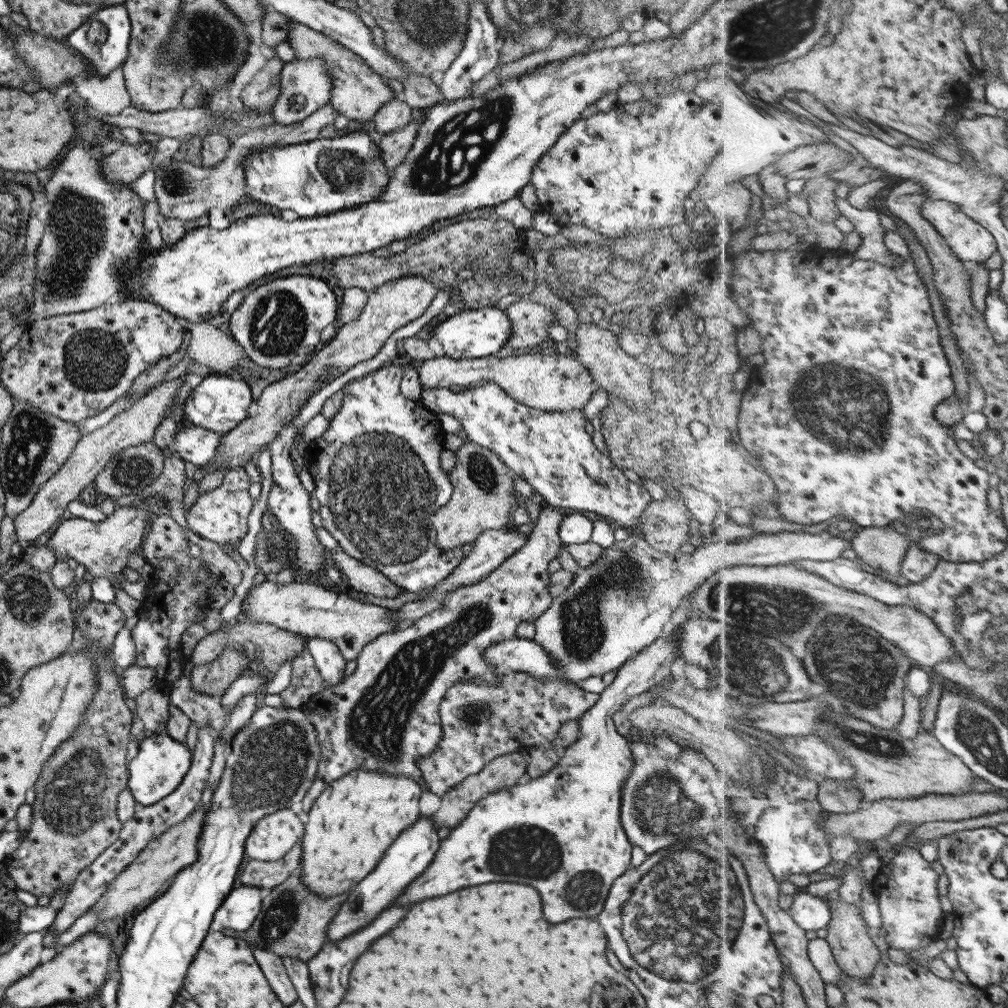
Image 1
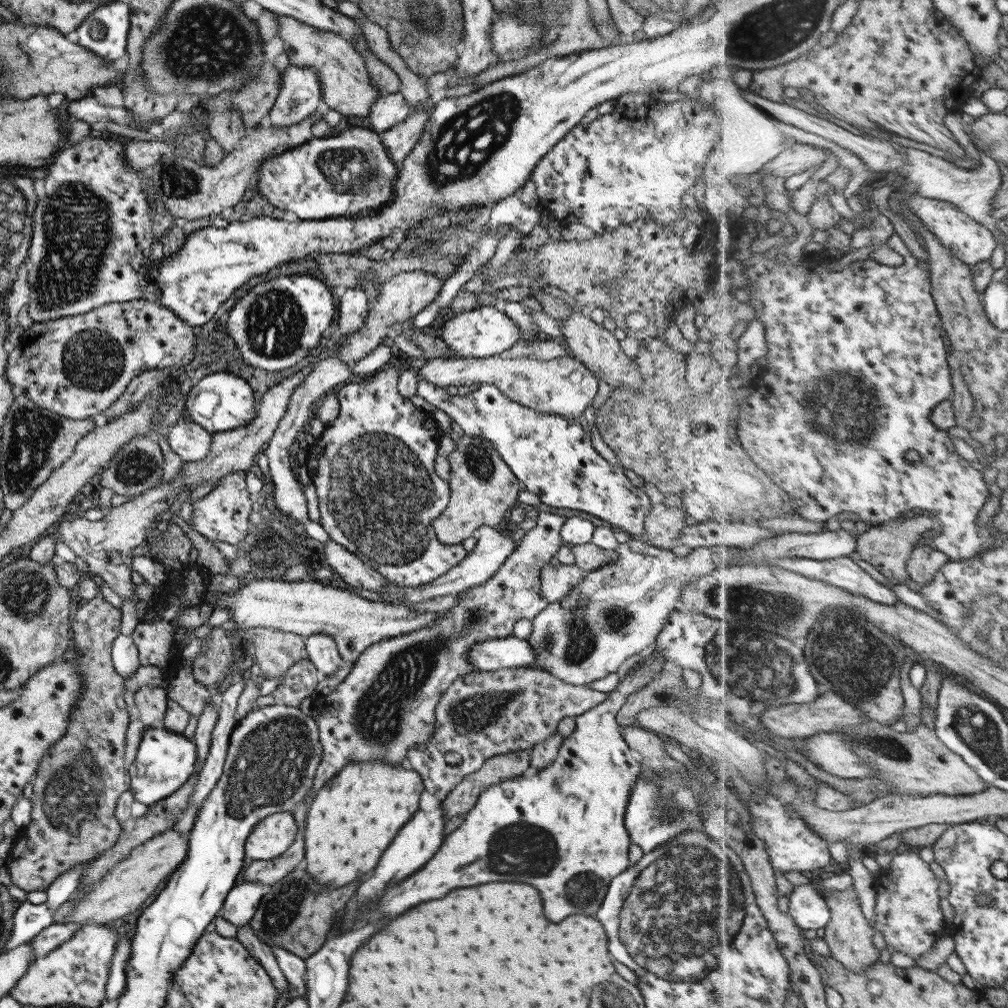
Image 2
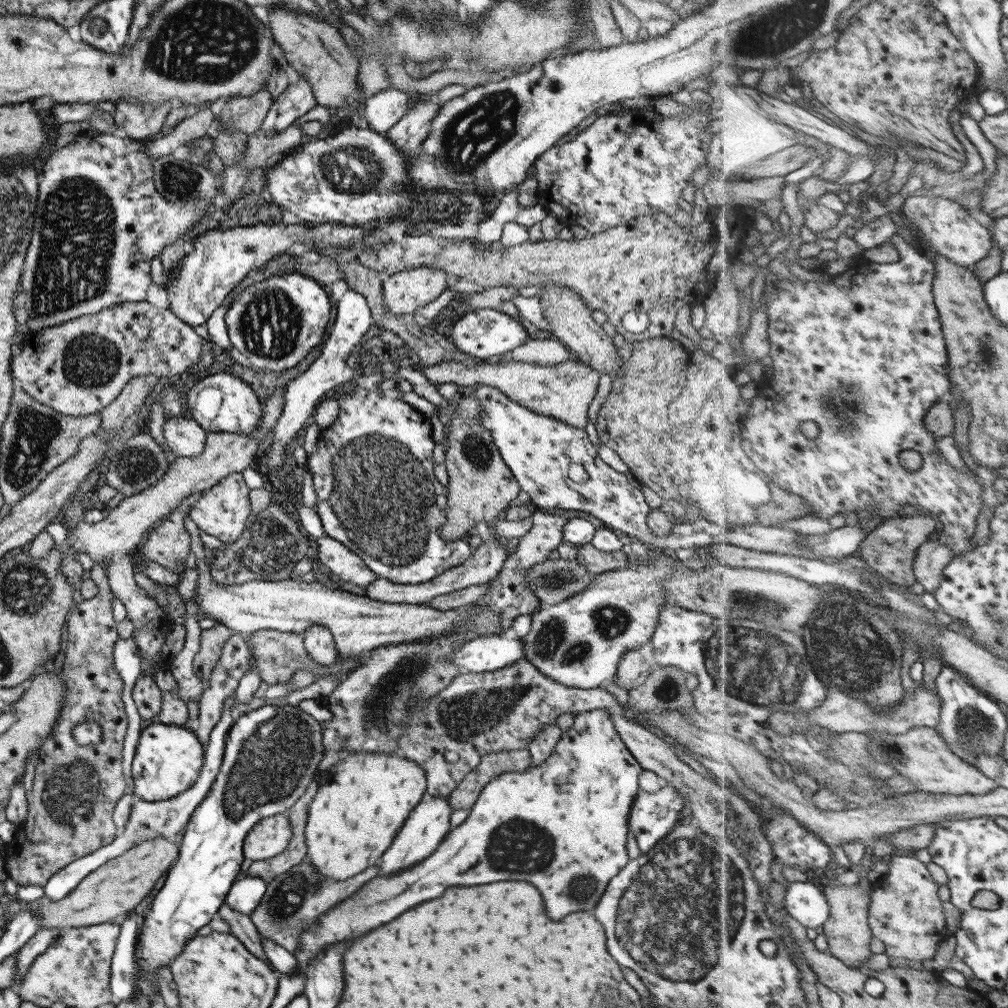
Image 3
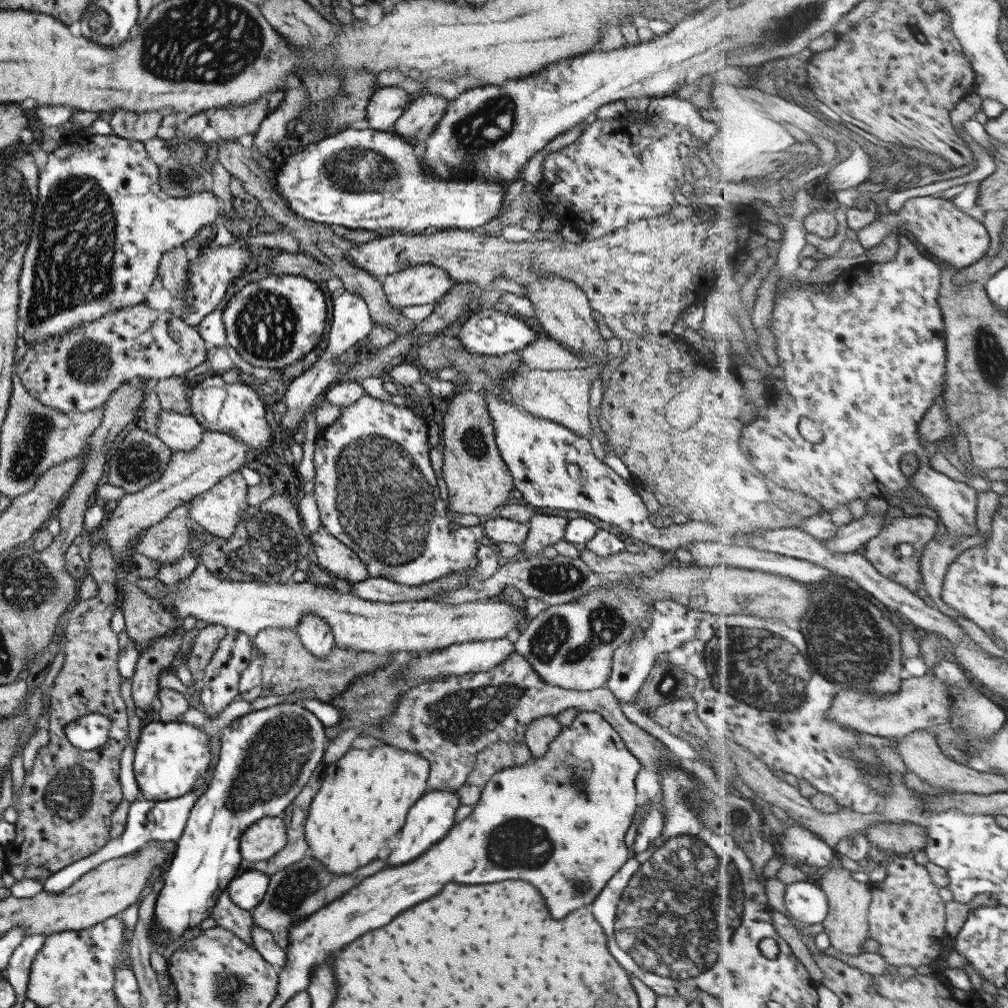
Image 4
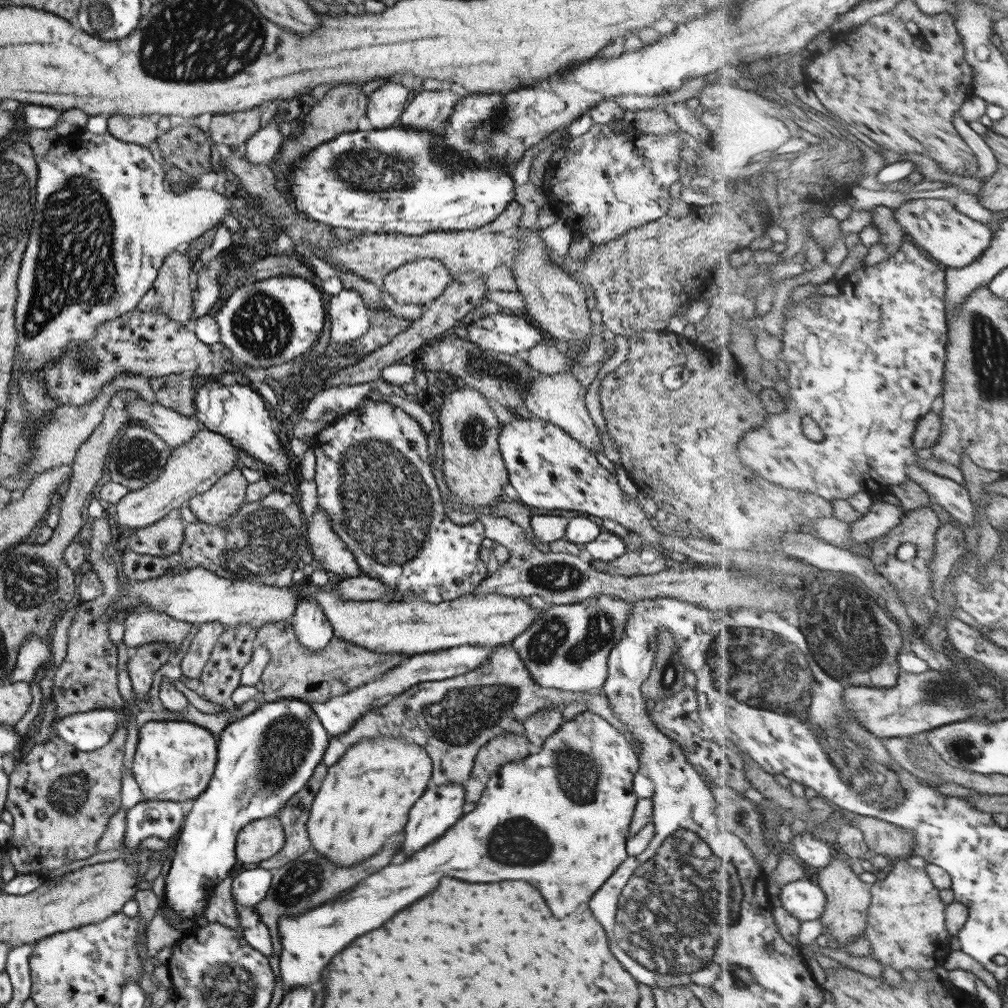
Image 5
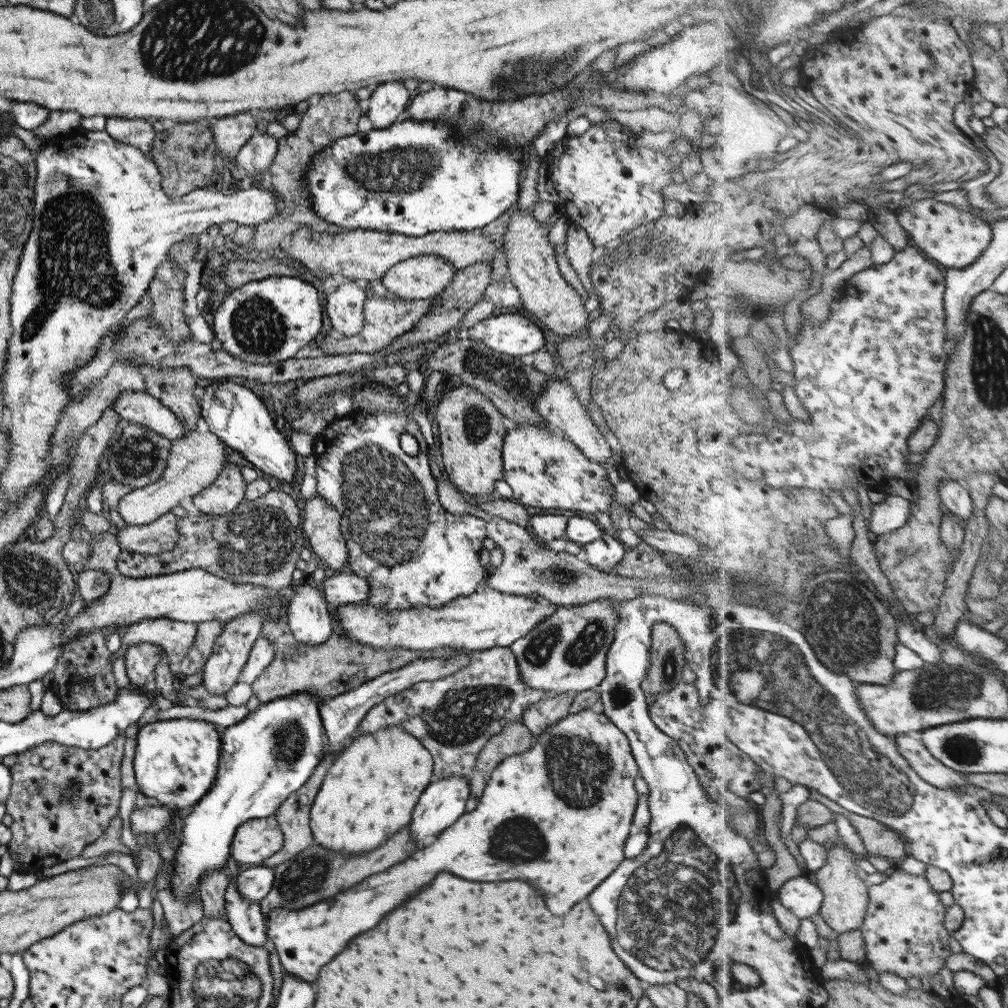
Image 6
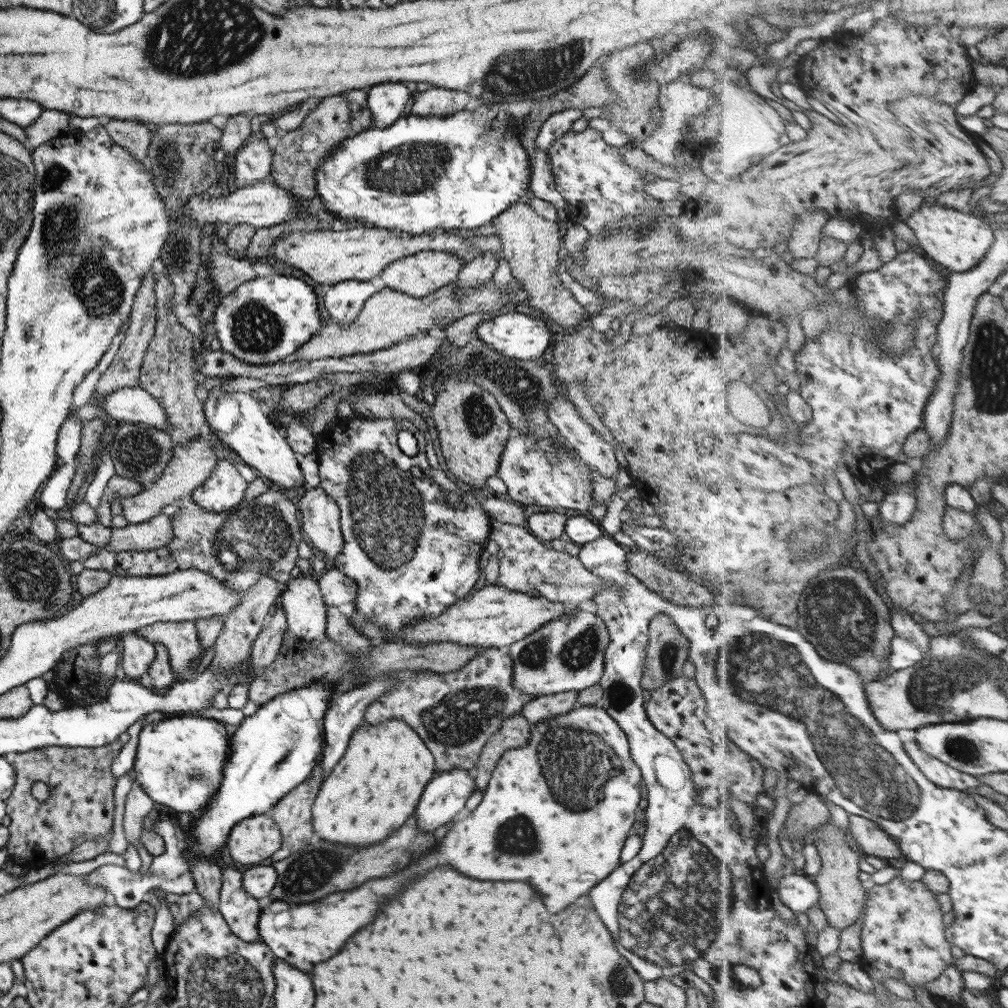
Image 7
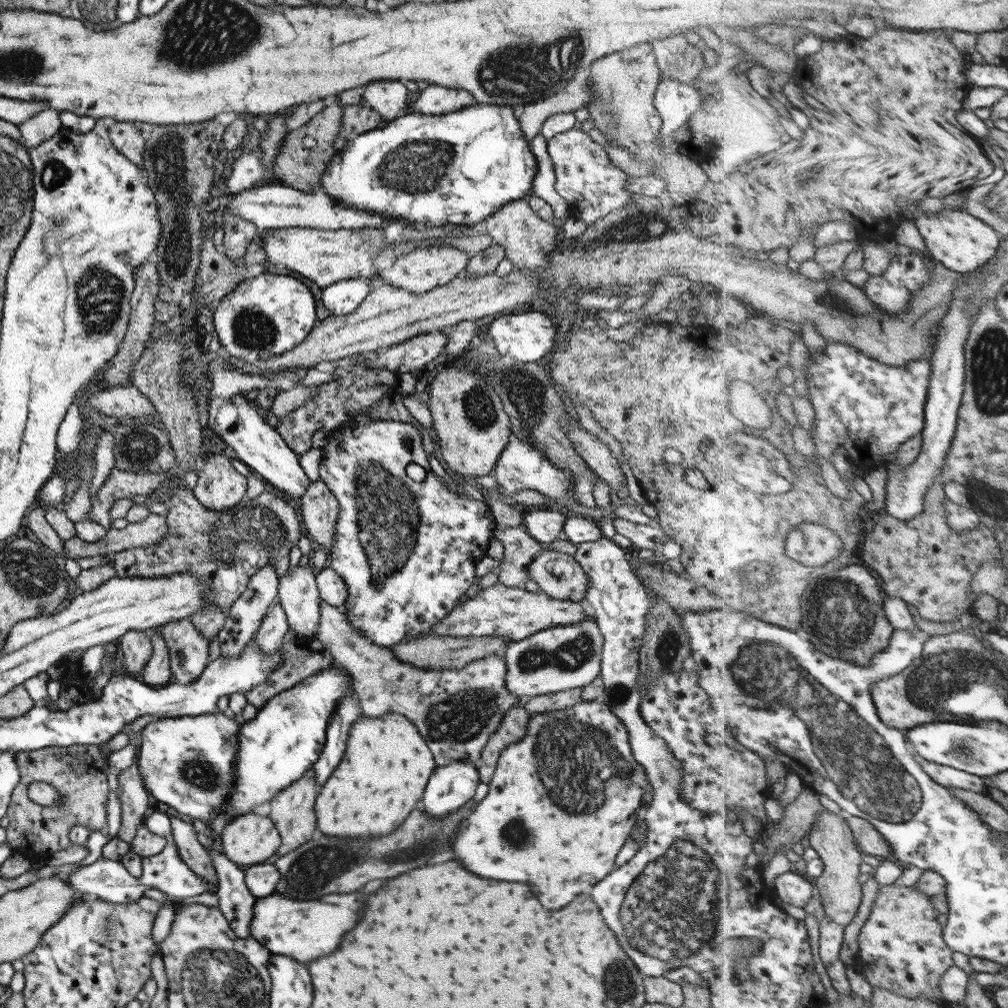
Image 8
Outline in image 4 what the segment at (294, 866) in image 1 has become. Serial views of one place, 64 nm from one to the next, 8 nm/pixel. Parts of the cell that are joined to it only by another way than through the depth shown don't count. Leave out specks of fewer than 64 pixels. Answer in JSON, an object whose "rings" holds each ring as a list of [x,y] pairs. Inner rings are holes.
{"rings":[[[320,763],[306,786],[301,790],[290,806],[281,815],[287,830],[286,846],[268,860],[256,862],[255,871],[260,871],[272,876],[276,871],[284,870],[287,866],[302,860],[310,852],[309,844],[305,837],[305,824],[309,816],[311,802],[321,787],[321,780],[325,774],[326,764]]]}

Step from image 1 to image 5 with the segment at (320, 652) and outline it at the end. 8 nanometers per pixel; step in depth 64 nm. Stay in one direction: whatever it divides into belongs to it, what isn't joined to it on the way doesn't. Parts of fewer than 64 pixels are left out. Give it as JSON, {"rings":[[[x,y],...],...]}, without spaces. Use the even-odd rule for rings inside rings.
{"rings":[[[304,597],[297,602],[290,625],[296,638],[313,651],[322,652],[335,635],[333,626],[314,597]]]}

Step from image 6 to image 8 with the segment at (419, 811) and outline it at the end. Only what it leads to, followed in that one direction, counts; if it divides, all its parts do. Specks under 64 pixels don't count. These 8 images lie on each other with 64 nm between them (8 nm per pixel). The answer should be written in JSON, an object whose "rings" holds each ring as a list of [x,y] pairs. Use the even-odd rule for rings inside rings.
{"rings":[[[454,761],[436,767],[420,805],[430,818],[444,818],[473,798],[479,780],[476,766],[466,761]]]}

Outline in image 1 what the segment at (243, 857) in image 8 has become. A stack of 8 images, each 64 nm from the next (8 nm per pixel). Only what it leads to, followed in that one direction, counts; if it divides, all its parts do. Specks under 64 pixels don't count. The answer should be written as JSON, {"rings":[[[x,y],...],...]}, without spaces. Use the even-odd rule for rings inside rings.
{"rings":[[[291,809],[277,810],[263,817],[253,826],[245,844],[245,854],[252,860],[266,862],[280,860],[296,843],[300,843],[304,831],[305,825]]]}

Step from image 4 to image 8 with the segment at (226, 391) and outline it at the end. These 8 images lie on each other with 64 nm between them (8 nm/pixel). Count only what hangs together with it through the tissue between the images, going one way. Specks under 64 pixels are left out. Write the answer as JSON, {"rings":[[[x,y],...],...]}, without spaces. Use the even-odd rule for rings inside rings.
{"rings":[[[237,394],[229,399],[212,396],[209,408],[209,428],[234,449],[234,454],[259,476],[267,485],[280,489],[294,498],[306,493],[310,485],[298,455],[290,450],[275,429],[257,411],[257,405],[250,394]]]}

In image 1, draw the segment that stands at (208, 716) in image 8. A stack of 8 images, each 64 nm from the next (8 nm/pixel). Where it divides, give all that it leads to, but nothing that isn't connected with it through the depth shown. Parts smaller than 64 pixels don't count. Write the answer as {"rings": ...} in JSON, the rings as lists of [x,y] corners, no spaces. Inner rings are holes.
{"rings":[[[152,733],[152,736],[140,742],[138,755],[128,767],[127,789],[130,790],[136,802],[144,806],[152,806],[168,794],[172,794],[184,780],[191,767],[193,754],[186,744],[180,744],[174,739],[167,733]]]}

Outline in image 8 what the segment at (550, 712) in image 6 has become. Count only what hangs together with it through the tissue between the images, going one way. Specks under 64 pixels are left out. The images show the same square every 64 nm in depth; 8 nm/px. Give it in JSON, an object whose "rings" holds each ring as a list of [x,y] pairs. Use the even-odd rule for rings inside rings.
{"rings":[[[583,688],[562,690],[554,694],[540,694],[526,700],[524,710],[532,718],[534,714],[546,714],[554,710],[566,710],[572,708],[581,700]]]}

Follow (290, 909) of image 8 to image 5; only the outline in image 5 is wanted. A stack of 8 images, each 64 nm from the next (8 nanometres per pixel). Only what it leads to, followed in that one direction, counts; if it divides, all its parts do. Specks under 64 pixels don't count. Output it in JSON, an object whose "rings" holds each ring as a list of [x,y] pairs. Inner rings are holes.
{"rings":[[[588,711],[562,723],[547,739],[540,750],[532,751],[528,757],[499,766],[490,775],[472,813],[464,814],[451,829],[424,849],[396,861],[402,864],[390,864],[380,872],[370,874],[348,894],[344,891],[342,896],[336,896],[304,914],[282,915],[277,922],[277,933],[282,943],[279,967],[285,992],[295,986],[312,987],[310,984],[318,983],[322,968],[330,964],[330,958],[342,952],[344,946],[432,892],[444,876],[464,882],[526,880],[540,890],[556,918],[564,918],[578,904],[588,902],[610,875],[620,865],[627,864],[630,858],[625,844],[639,799],[633,789],[633,778],[641,771],[641,762],[620,729]]]}

